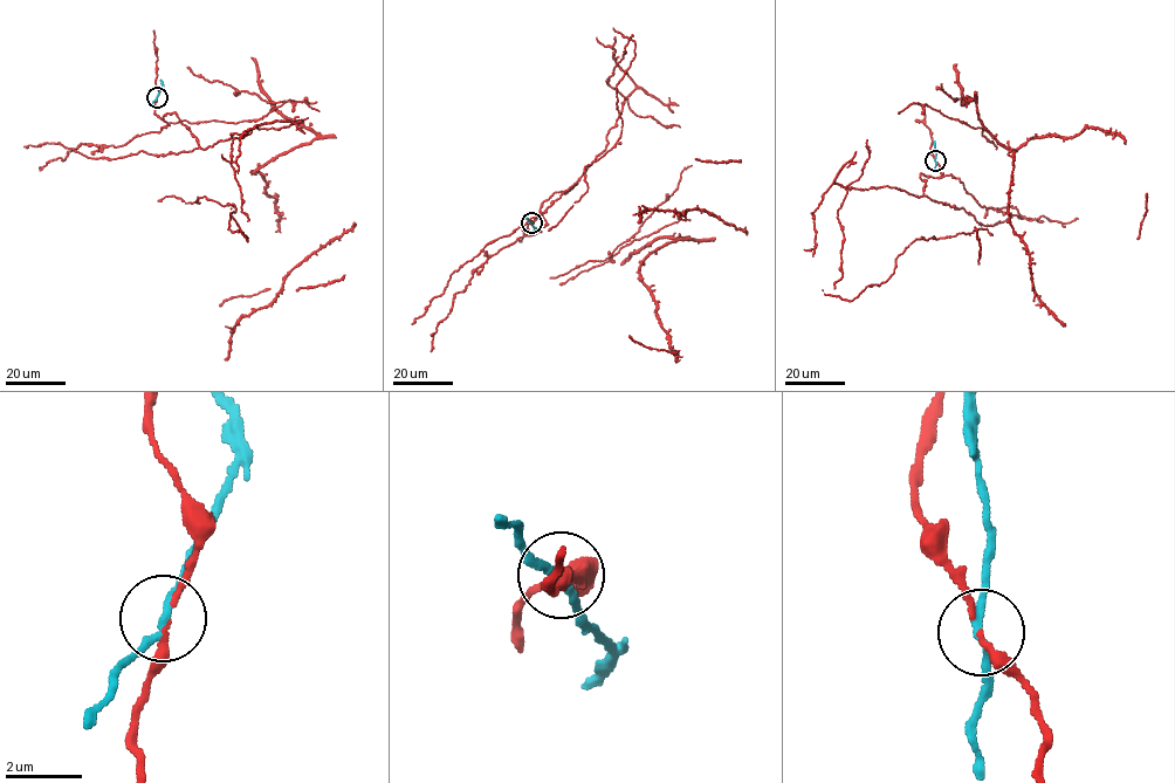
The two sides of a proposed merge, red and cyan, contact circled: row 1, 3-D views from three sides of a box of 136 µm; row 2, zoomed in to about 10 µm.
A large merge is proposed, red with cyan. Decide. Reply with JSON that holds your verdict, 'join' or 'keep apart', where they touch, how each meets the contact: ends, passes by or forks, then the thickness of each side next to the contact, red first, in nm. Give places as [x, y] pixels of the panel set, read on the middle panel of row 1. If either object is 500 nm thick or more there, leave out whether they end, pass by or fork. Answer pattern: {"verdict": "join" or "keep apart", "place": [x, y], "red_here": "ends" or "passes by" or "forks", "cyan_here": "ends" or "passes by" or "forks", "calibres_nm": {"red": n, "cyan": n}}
{"verdict": "keep apart", "place": [531, 222], "red_here": "passes by", "cyan_here": "passes by", "calibres_nm": {"red": 150, "cyan": 200}}

